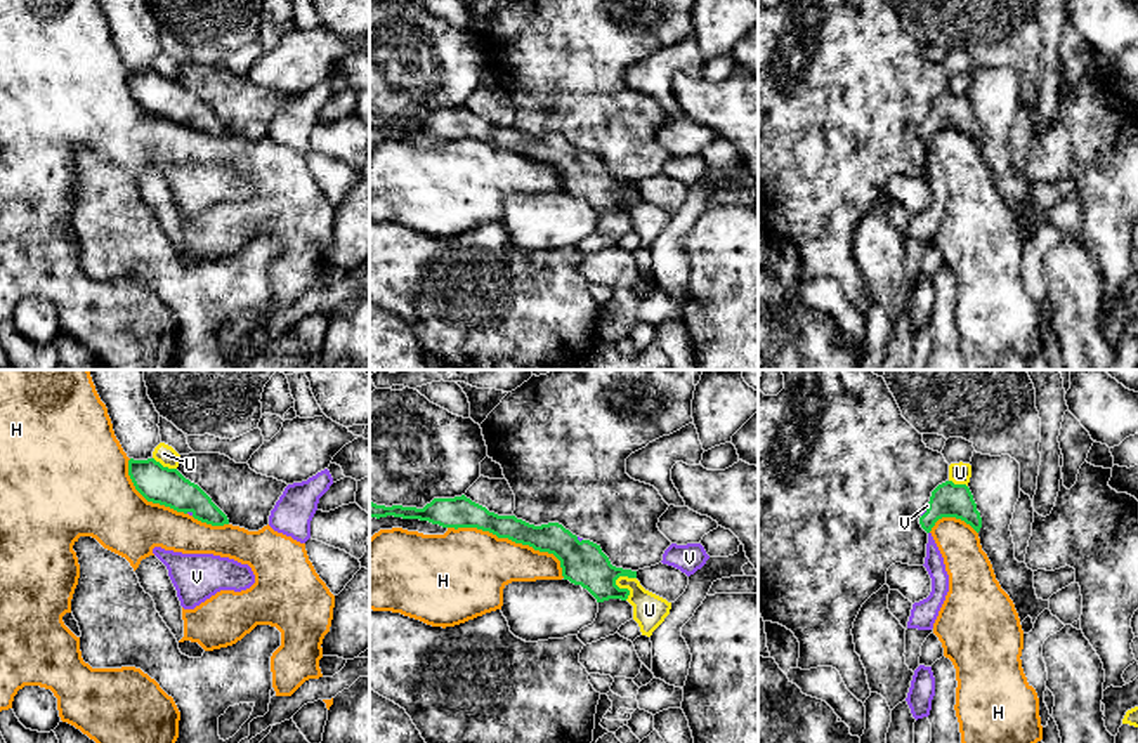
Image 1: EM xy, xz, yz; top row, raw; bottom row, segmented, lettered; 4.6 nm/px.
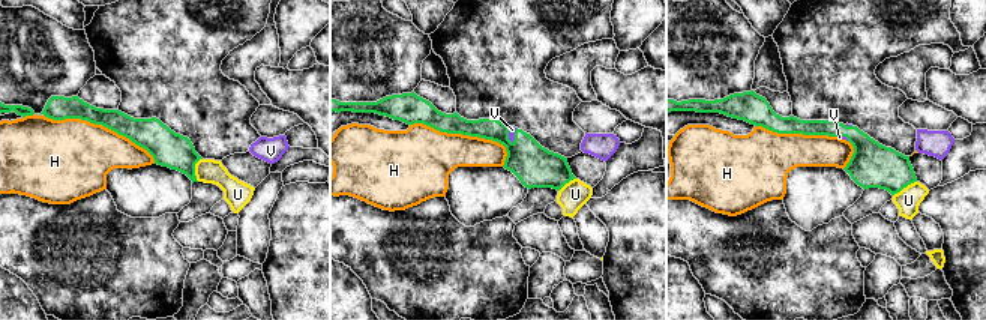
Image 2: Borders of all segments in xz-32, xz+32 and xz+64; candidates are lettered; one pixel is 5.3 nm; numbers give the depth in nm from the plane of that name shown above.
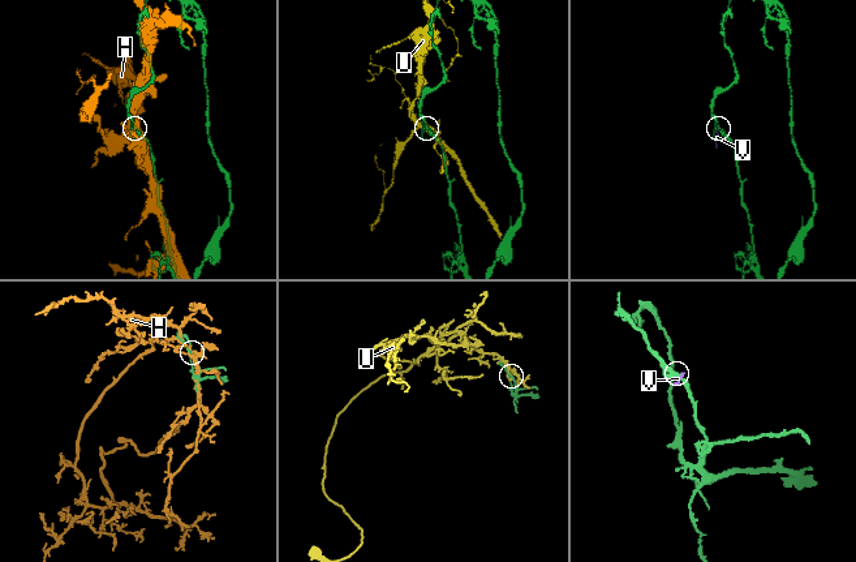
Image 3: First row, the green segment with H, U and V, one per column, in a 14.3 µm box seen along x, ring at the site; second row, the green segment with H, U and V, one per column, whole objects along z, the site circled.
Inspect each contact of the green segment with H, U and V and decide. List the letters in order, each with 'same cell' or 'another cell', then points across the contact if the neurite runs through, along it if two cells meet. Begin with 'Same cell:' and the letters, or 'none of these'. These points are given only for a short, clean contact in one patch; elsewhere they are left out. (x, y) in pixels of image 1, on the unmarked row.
Same cell: V
H: another cell
U: another cell
V: same cell; way yz (948, 111), (927, 122), (927, 117)

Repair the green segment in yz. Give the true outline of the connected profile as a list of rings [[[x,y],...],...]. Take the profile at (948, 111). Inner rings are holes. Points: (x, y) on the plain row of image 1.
[[[945,92],[932,102],[930,113],[919,128],[921,139],[928,144],[923,177],[932,189],[932,203],[926,210],[912,215],[907,240],[932,241],[949,203],[949,186],[945,182],[944,168],[930,144],[935,134],[942,128],[961,130],[977,144],[982,139],[980,123],[977,122],[977,115],[966,95]]]

